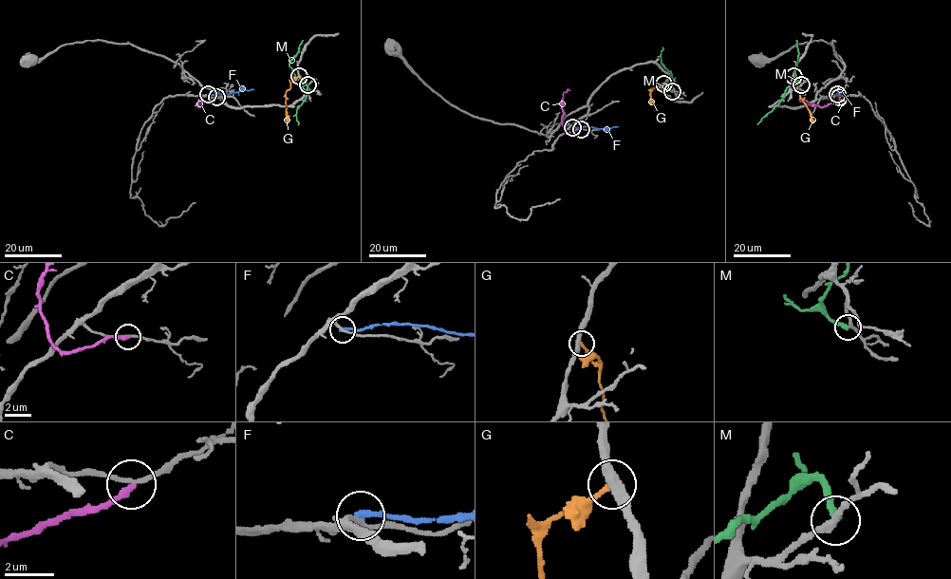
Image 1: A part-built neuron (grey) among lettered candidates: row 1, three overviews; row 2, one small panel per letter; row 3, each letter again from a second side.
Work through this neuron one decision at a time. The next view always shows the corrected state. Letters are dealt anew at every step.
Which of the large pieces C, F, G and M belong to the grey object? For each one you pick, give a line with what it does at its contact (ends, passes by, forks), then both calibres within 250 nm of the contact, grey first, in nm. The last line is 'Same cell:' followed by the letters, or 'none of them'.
Same cell: none of them

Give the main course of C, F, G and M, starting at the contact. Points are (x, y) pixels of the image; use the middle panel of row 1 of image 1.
C: (581, 129), (567, 132), (562, 123), (563, 94), (570, 90)
F: (573, 128), (618, 126)
G: (663, 84), (650, 89), (652, 103)
M: (672, 91), (666, 84), (671, 74), (661, 63), (661, 47)

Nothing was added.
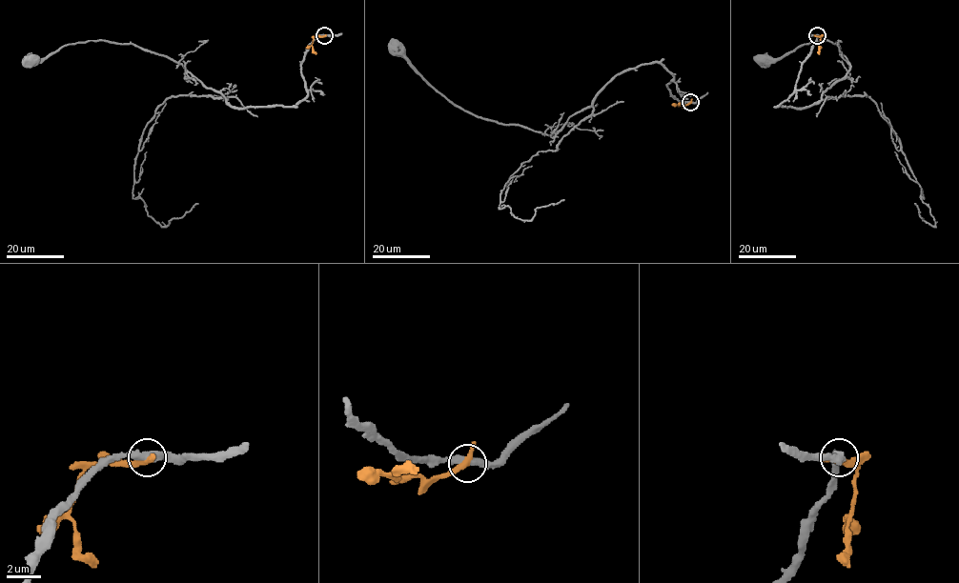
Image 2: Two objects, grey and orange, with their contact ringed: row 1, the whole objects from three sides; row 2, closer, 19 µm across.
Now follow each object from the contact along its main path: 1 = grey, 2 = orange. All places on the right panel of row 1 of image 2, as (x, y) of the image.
1: (818, 35), (795, 90), (778, 107), (852, 95), (872, 100), (935, 227), (914, 203)
2: (818, 35), (821, 36), (819, 53)

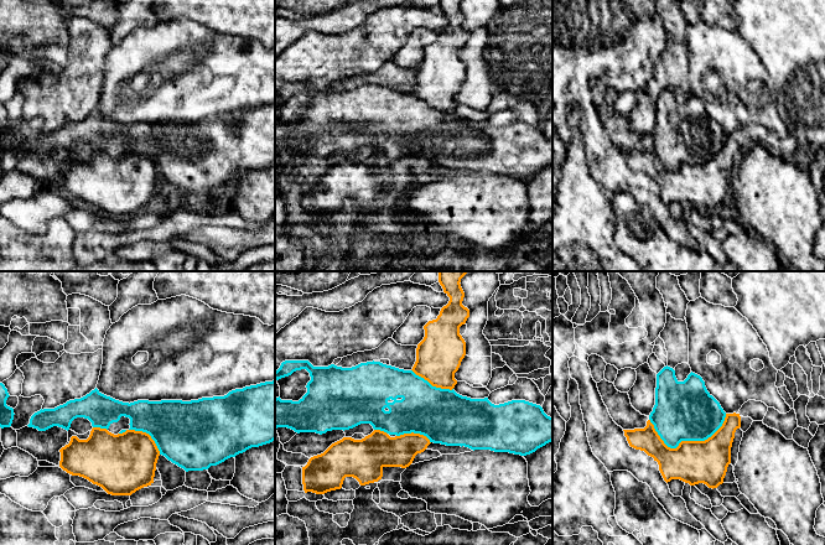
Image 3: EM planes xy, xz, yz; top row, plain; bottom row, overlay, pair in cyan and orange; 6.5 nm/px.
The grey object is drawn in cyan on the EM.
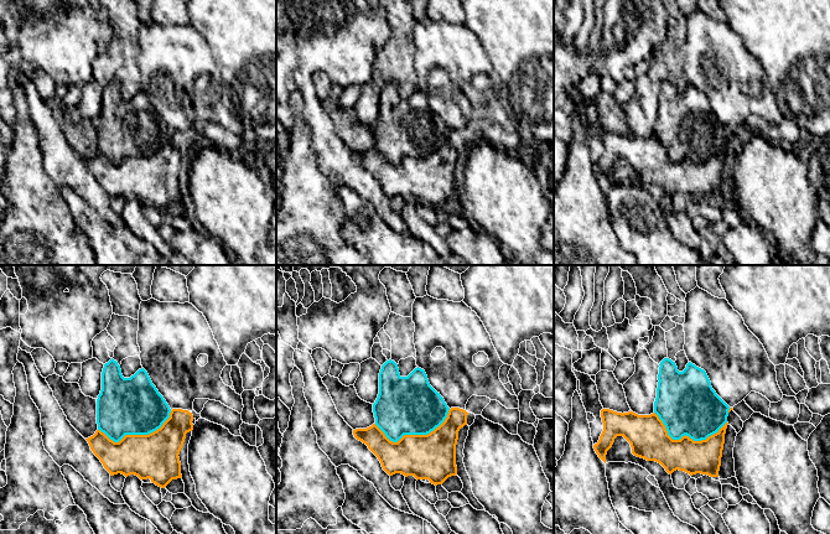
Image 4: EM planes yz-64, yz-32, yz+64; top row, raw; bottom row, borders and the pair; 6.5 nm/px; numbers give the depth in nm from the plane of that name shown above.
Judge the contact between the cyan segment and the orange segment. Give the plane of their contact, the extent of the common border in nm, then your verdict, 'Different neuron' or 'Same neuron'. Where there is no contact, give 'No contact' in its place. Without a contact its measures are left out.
Touches cyan in yz. Shared border 500 nm. Different neuron

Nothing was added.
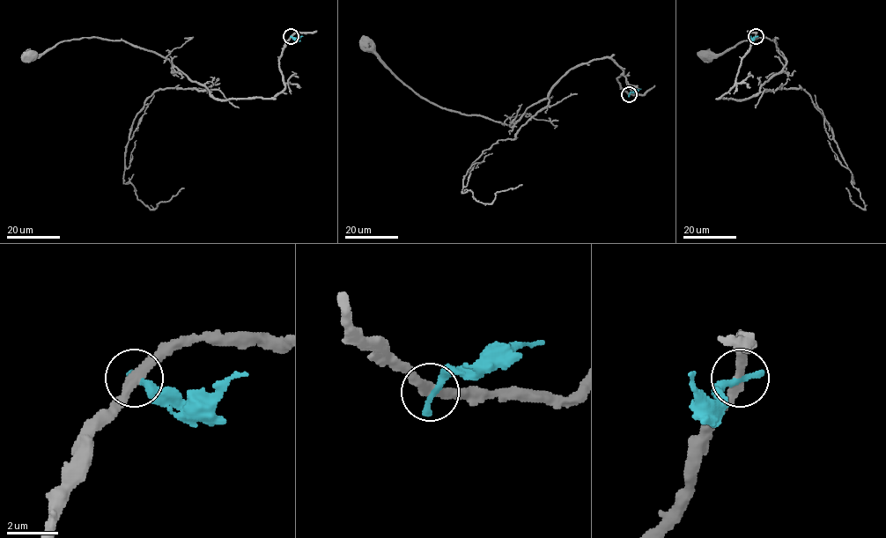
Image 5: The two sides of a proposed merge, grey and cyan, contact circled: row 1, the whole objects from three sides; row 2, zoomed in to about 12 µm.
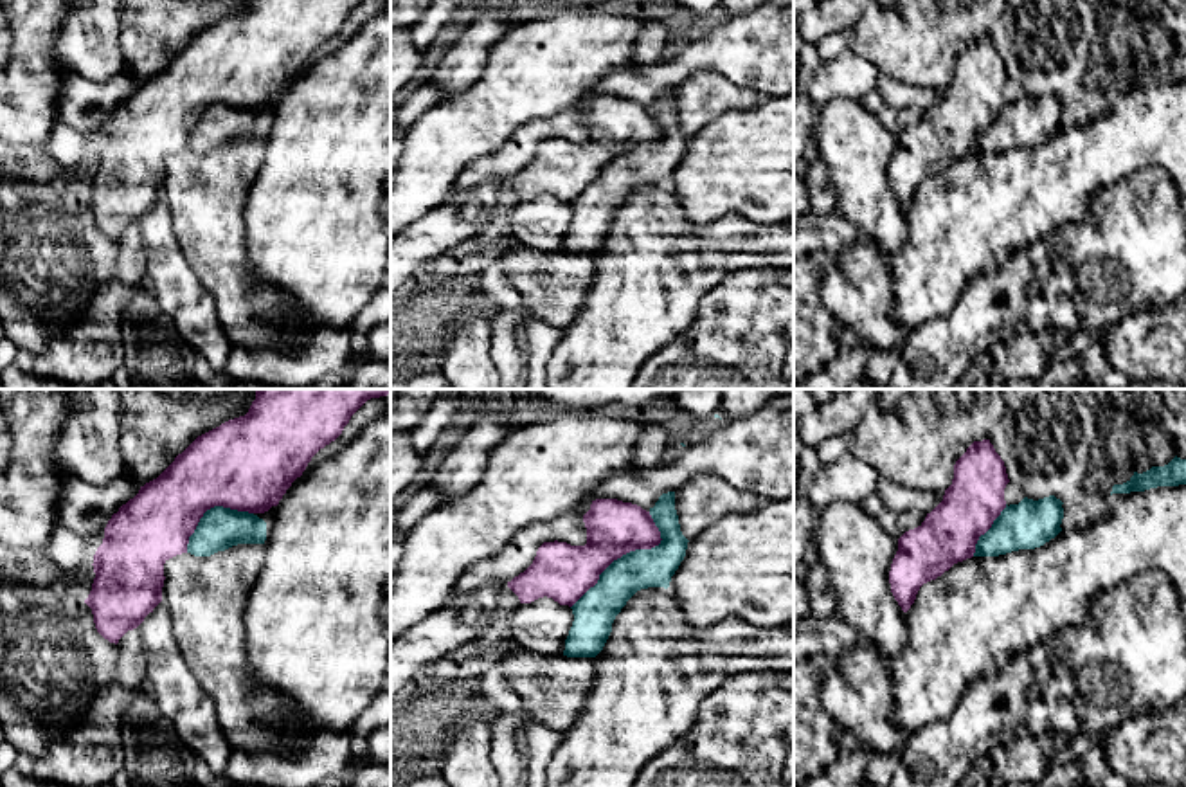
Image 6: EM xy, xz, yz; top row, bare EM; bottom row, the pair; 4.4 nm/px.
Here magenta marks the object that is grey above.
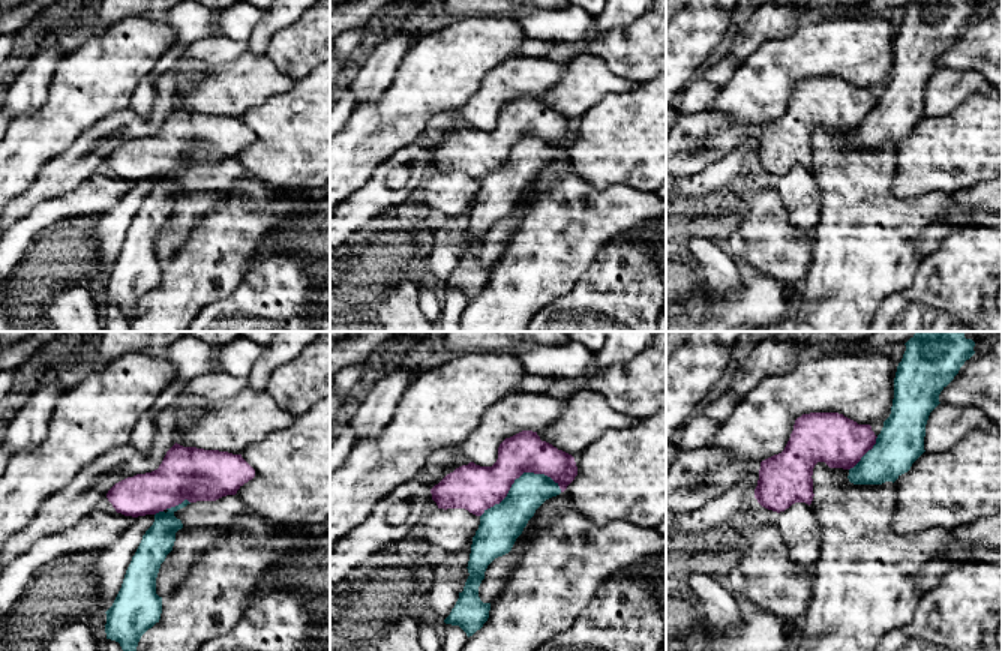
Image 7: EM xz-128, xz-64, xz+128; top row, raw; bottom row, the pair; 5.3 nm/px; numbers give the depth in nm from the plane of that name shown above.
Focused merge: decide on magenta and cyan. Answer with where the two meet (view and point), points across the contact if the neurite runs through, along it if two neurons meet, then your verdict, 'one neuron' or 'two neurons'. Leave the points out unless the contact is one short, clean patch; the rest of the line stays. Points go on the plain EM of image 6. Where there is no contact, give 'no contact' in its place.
meets magenta in xz at (628, 148); two neurons

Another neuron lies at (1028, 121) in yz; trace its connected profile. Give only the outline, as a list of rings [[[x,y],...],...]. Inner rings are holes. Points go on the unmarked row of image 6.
[[[1055,92],[1006,101],[992,124],[979,133],[974,153],[999,153],[1044,142],[1062,128],[1062,101]]]

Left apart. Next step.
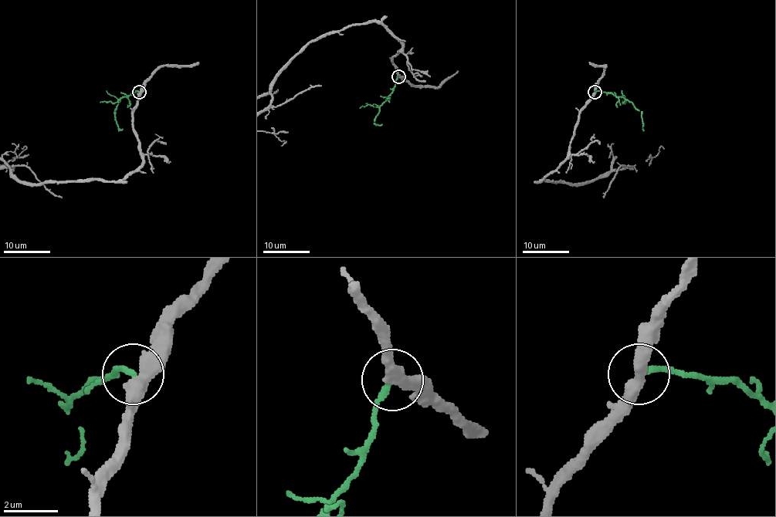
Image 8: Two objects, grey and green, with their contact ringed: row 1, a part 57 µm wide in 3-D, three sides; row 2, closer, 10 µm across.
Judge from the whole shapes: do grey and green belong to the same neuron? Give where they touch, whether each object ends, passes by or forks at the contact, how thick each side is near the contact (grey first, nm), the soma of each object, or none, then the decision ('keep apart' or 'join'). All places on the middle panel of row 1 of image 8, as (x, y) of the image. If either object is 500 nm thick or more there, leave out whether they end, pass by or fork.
at (398, 76); grey passes by; green ends there; 480 nm thick on the grey side, 220 nm on the other; no cell body on grey; no cell body on green; keep apart

